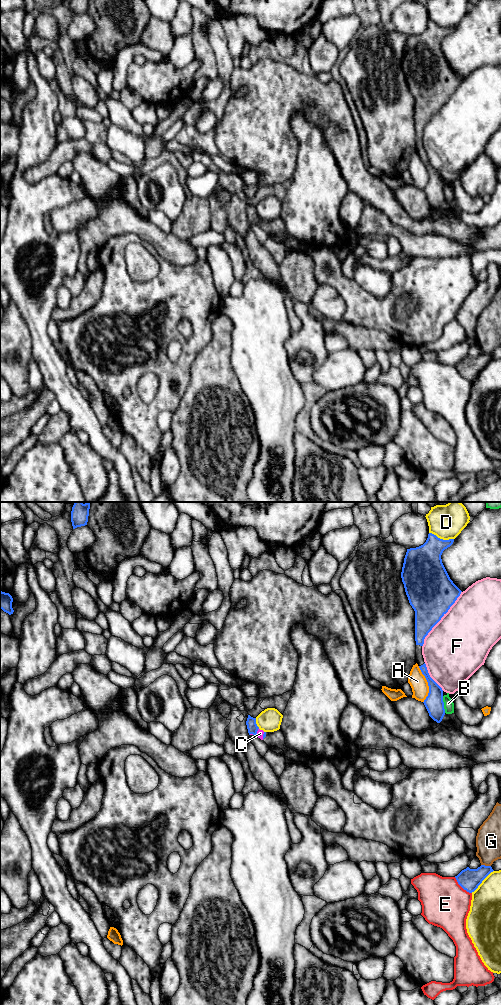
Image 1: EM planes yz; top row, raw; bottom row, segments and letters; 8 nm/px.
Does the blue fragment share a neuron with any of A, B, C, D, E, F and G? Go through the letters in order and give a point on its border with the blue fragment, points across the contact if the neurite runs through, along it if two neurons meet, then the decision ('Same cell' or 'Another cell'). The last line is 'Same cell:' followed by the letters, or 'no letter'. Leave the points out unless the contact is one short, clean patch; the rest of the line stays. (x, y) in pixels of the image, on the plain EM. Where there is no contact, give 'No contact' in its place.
A: Touches blue at yz (428, 172). Another cell
B: Touches blue at yz (443, 192). Another cell
C: Touches blue at yz (256, 220). Path across: yz (252, 215), (256, 220), (260, 221). Same cell
D: Touches blue at yz (441, 27). Another cell
E: Touches blue at yz (462, 375). Another cell
F: Touches blue at yz (440, 107). Another cell
G: Touches blue at yz (486, 354). Another cell
Same cell: C

